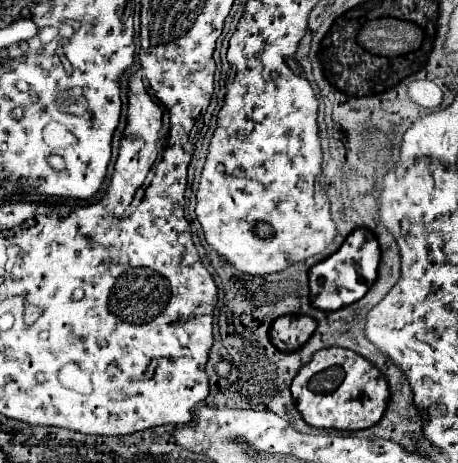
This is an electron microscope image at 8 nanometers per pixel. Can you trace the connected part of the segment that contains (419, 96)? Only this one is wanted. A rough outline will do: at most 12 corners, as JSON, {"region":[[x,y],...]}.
{"region":[[428,80],[410,84],[408,96],[424,108],[442,102],[440,88]]}

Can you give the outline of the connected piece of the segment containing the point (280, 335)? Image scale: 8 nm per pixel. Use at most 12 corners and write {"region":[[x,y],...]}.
{"region":[[280,316],[270,342],[282,352],[296,352],[310,340],[316,320]]}

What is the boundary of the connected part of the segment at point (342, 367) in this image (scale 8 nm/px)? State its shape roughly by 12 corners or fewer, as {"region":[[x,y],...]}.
{"region":[[346,348],[318,350],[292,382],[306,424],[364,430],[386,378]]}

